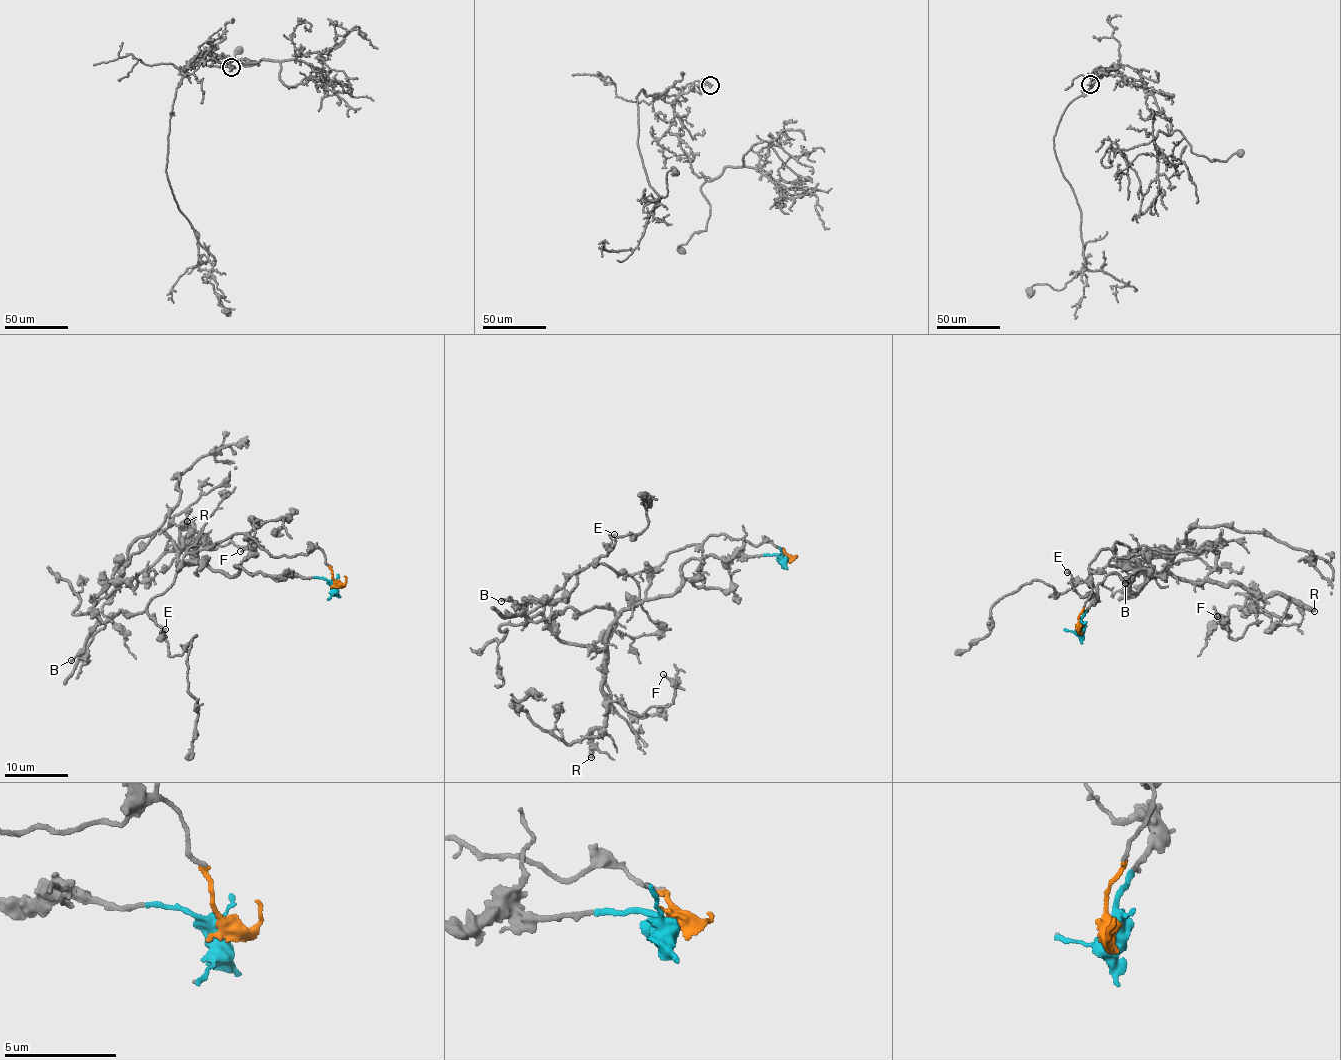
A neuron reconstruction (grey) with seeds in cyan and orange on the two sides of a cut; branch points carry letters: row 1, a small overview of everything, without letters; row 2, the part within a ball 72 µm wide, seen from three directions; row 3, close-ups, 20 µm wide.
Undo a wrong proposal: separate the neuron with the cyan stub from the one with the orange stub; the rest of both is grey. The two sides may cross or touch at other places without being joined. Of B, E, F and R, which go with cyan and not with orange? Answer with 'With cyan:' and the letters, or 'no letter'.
With cyan: B, F, R

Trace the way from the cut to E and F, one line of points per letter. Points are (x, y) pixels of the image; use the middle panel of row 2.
E: (785, 558), (772, 542), (714, 534), (671, 552), (651, 570), (621, 575), (589, 565), (606, 555), (615, 534)
F: (784, 557), (691, 559), (669, 597), (624, 608), (604, 643), (602, 690), (643, 713), (673, 702), (663, 675)

